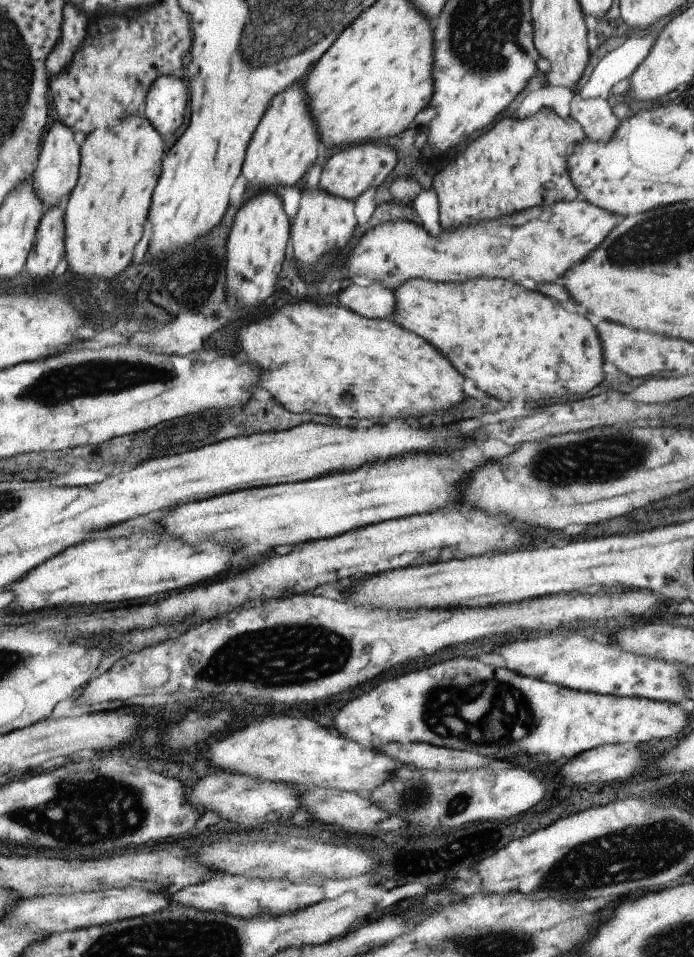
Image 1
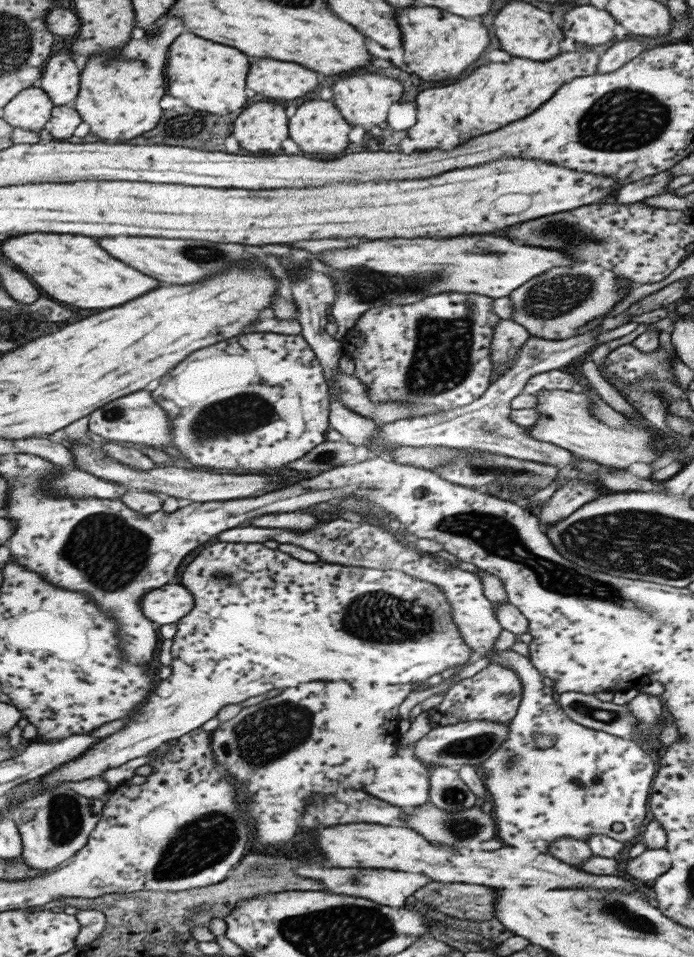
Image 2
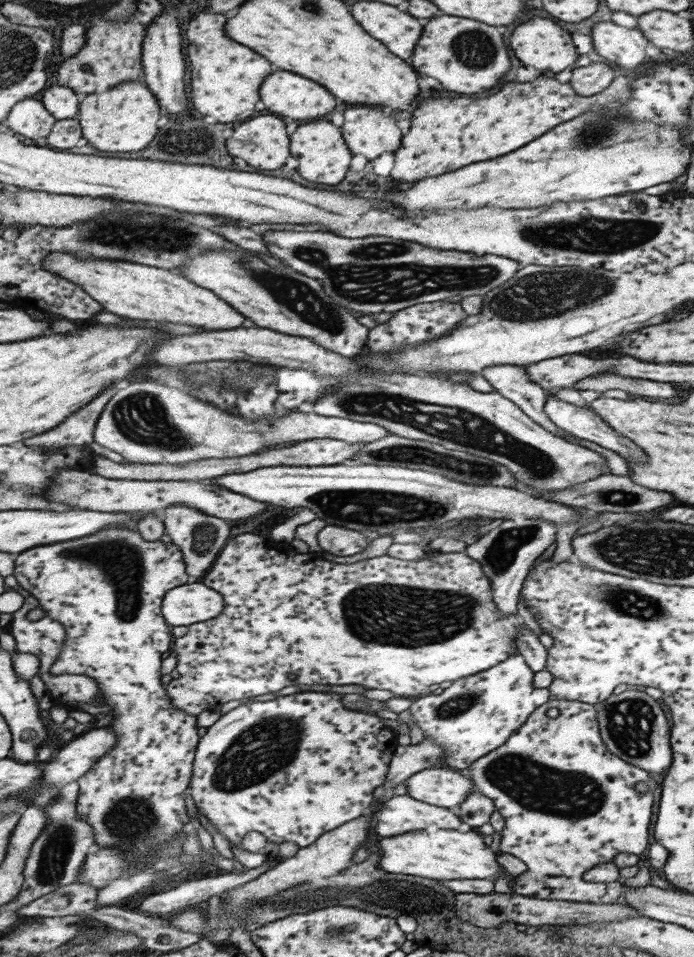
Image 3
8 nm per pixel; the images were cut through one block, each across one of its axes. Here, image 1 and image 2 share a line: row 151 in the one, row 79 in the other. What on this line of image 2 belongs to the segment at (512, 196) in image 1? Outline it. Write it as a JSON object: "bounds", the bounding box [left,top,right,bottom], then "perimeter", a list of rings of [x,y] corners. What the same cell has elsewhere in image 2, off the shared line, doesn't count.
{"bounds":[406,49,598,152],"perimeter":[[[579,49],[559,52],[545,62],[515,56],[509,62],[479,66],[469,76],[452,84],[419,91],[414,100],[415,124],[406,130],[406,138],[412,140],[410,146],[417,152],[455,148],[471,138],[529,116],[565,82],[595,73],[598,58],[591,50]]]}

